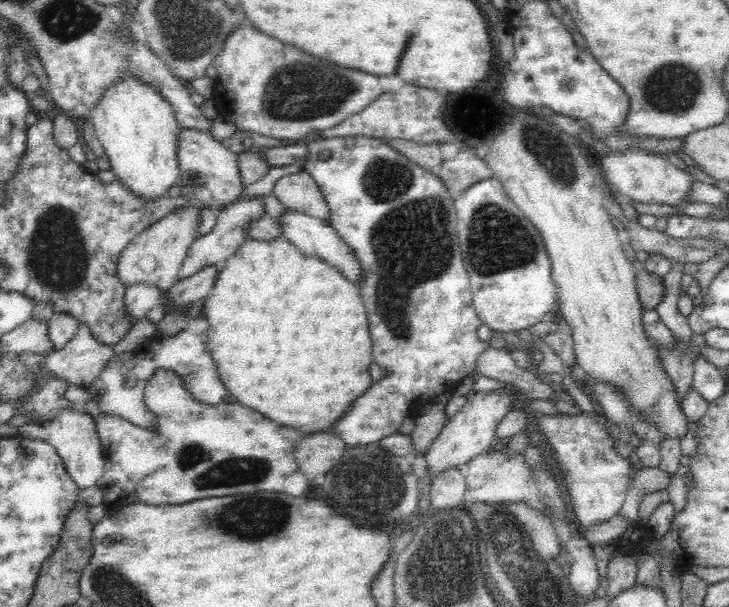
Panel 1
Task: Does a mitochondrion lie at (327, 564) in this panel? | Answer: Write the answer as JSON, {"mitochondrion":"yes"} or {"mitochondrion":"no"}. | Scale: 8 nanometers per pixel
{"mitochondrion":"no"}

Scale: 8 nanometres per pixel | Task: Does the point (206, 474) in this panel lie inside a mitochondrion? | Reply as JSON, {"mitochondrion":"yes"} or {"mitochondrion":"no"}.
{"mitochondrion":"yes"}

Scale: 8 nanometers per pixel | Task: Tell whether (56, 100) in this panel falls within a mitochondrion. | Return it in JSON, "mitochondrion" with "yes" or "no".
{"mitochondrion":"no"}

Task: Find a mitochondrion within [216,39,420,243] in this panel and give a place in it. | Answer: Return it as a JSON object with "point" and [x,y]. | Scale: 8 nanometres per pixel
{"point":[297,91]}

